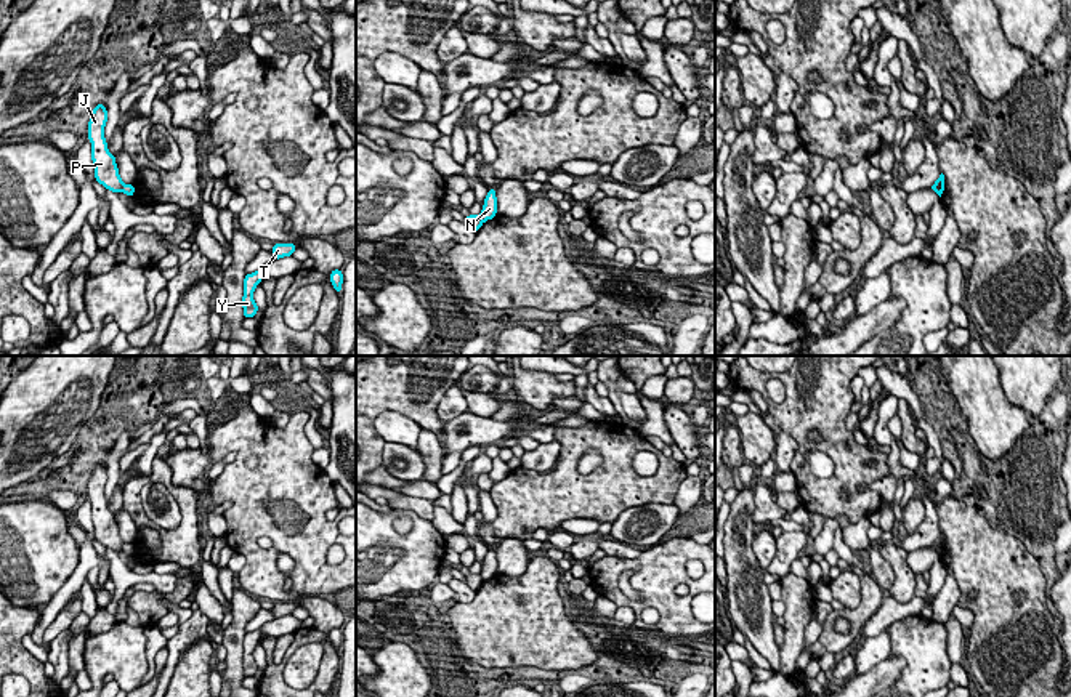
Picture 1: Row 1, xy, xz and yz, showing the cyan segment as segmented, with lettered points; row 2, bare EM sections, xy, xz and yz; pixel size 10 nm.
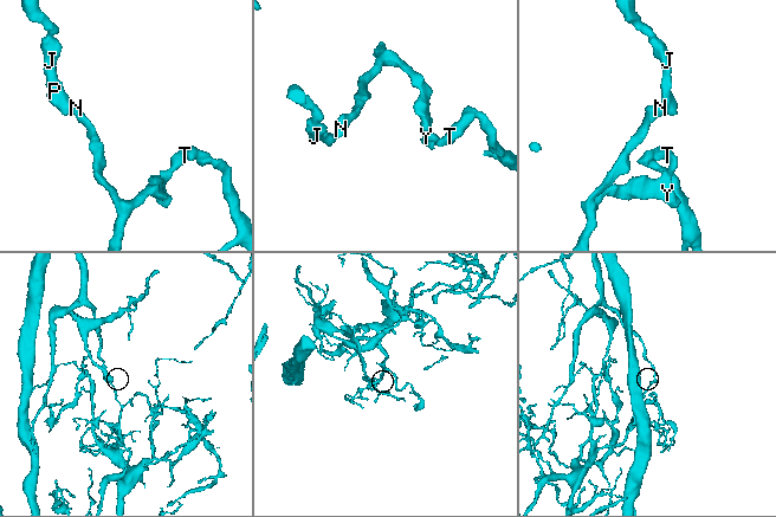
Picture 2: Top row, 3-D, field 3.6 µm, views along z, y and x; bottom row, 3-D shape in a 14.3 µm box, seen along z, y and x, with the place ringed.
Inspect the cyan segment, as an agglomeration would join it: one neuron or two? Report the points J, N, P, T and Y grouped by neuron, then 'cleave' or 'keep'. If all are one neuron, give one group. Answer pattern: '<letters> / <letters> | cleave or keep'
J P / N T Y | cleave

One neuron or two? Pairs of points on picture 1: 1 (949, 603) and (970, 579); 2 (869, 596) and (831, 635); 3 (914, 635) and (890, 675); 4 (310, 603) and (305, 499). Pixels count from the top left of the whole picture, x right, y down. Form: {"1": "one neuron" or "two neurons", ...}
{"1": "two neurons", "2": "one neuron", "3": "two neurons", "4": "two neurons"}

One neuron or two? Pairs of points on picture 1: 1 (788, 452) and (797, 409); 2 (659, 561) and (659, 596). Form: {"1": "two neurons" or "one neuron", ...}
{"1": "two neurons", "2": "one neuron"}

